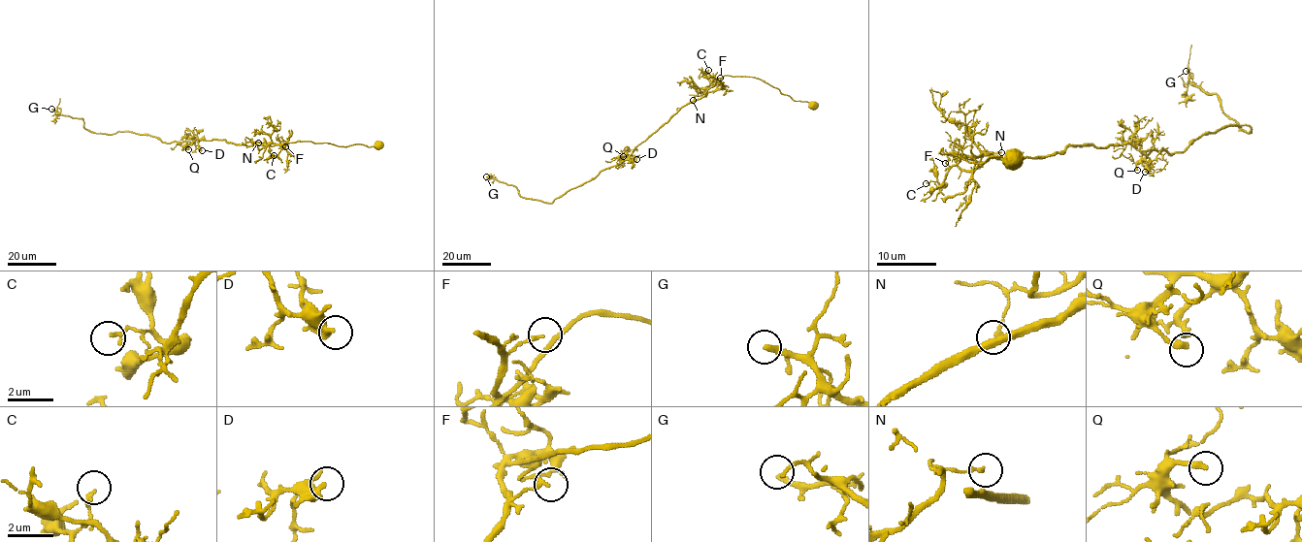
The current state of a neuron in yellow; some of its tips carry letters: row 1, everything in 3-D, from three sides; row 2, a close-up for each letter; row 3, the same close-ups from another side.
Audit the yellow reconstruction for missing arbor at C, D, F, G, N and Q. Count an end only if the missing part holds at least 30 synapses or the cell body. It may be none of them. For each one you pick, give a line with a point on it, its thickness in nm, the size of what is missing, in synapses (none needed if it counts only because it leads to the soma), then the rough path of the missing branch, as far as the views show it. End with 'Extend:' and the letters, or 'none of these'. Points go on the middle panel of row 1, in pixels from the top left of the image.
G: Place: (486, 176). Thickness 260 nm. Roughly 70 synapses
Extend: G

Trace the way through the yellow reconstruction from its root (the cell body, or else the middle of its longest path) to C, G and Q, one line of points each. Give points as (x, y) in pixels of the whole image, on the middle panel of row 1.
C: (813, 105), (793, 100), (755, 78), (725, 75), (715, 83), (708, 70)
G: (813, 105), (793, 100), (759, 79), (725, 75), (627, 158), (550, 203), (526, 199), (515, 186), (486, 176)
Q: (813, 105), (793, 100), (759, 79), (725, 75), (703, 96), (684, 105), (622, 161), (619, 157), (623, 156)

